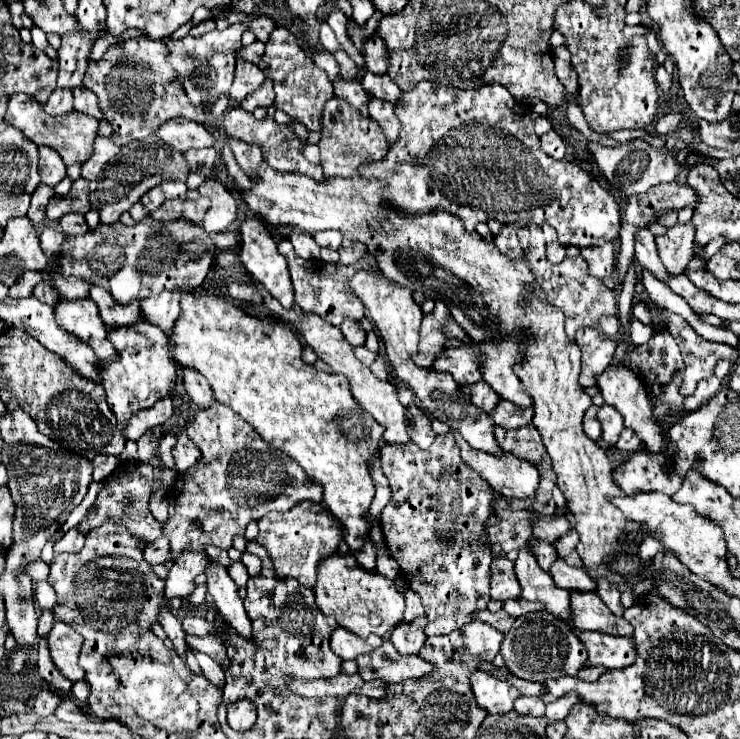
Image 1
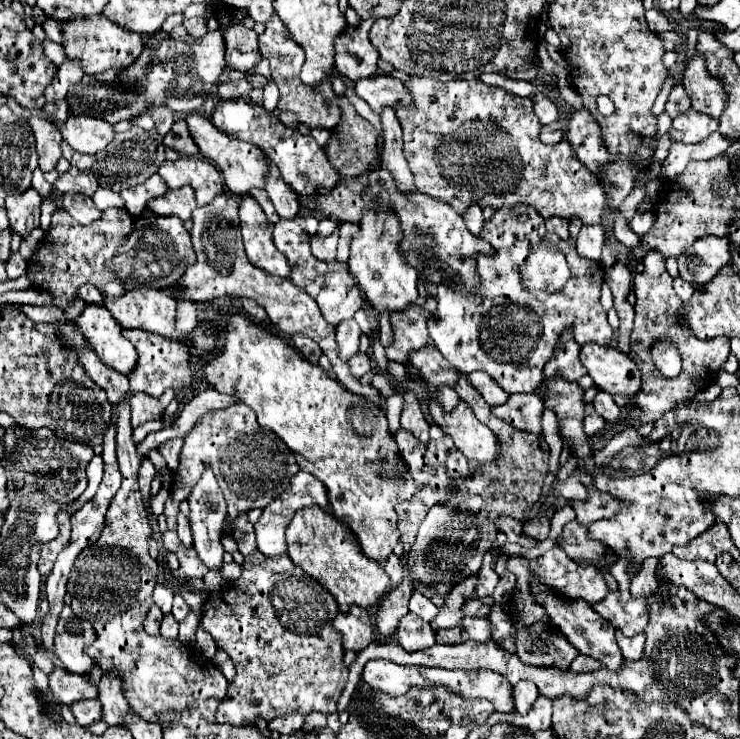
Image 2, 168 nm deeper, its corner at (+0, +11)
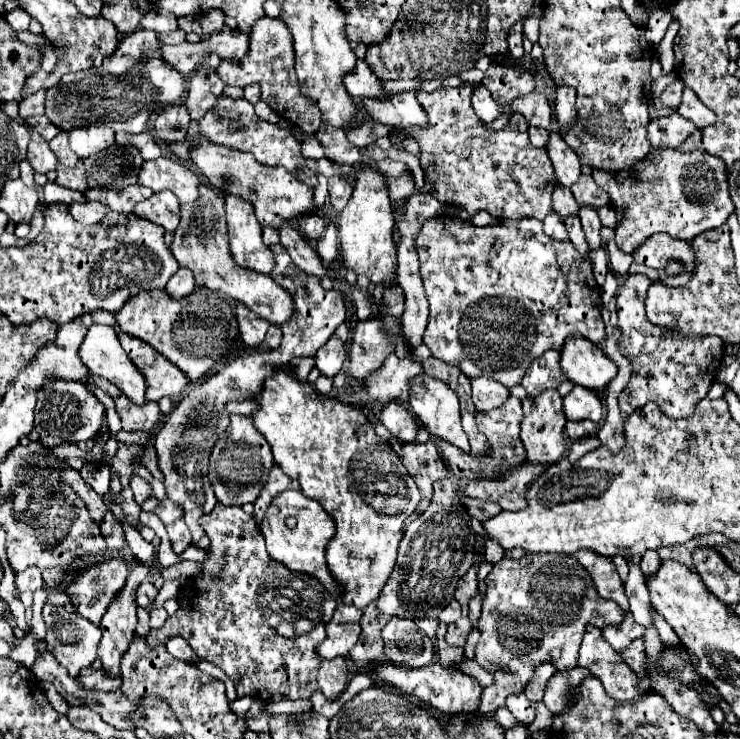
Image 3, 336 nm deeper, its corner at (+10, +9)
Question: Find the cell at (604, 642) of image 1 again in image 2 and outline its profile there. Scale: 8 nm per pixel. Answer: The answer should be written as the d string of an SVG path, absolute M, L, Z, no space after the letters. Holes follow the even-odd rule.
M616 633L616 641L618 641L618 647L622 651L622 657L630 661L630 659L640 659L642 657L646 635L638 633L638 637L622 637L622 633Z

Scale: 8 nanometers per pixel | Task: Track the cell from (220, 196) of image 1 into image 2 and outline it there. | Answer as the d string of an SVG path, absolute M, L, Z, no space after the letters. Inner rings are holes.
M184 157L180 161L164 161L160 171L162 179L170 189L178 189L180 185L190 183L196 191L198 205L208 205L218 193L224 193L224 181L220 171L198 157Z

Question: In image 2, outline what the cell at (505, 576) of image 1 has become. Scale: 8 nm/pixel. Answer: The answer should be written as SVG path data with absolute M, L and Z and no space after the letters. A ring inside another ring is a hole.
M494 549L494 551L488 551L484 555L484 561L482 561L482 567L478 571L478 585L476 585L476 595L478 597L486 597L486 595L492 595L498 581L500 581L500 575L492 569L492 563L494 559L500 555L502 551L500 549Z

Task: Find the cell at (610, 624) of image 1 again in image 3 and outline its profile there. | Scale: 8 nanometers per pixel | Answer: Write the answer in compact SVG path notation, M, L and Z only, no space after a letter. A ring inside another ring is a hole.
M628 613L626 619L624 619L624 623L622 623L620 627L604 627L602 633L604 633L604 639L612 645L612 649L622 651L622 649L628 647L634 639L638 639L638 637L644 635L644 627L640 627L640 625L632 619L632 615Z

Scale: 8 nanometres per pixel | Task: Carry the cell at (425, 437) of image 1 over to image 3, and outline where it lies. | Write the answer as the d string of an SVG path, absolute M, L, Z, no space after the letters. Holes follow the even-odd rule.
M388 403L380 413L380 421L394 437L402 441L414 441L418 433L416 419L400 403Z

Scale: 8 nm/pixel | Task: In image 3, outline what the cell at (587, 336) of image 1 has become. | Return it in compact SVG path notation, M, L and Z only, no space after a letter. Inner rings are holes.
M548 350L531 363L524 379L522 379L522 383L520 383L526 389L528 395L536 397L542 391L556 389L560 383L566 381L558 359L560 359L558 351Z

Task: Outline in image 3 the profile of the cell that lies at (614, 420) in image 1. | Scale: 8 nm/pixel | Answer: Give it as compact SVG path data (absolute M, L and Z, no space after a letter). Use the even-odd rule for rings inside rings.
M574 387L566 397L564 397L564 415L568 421L584 421L590 419L598 423L602 419L602 401L592 389L584 387Z

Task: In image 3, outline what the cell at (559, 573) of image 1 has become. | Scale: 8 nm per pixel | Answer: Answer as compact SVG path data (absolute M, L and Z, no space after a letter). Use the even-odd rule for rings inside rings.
M524 555L520 559L502 559L492 567L492 571L486 577L486 593L482 601L482 617L478 621L478 631L480 631L480 641L476 645L476 661L480 667L484 667L488 673L494 675L494 683L490 687L484 687L482 691L482 703L480 711L494 715L496 709L504 707L504 701L512 693L524 691L526 683L532 677L532 671L540 663L554 663L558 671L572 669L576 667L578 659L578 649L584 637L586 625L594 627L618 627L624 621L624 611L608 599L600 599L596 595L596 587L570 555Z

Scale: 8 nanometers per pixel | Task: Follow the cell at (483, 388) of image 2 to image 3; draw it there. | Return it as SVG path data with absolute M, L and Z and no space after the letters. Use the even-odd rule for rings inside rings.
M488 377L472 379L472 399L474 399L474 405L478 411L496 409L496 407L504 405L508 397L510 397L510 393L502 383L488 379Z

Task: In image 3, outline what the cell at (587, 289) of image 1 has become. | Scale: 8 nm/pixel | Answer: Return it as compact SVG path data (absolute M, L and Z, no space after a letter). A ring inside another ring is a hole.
M444 213L440 219L428 219L428 223L424 223L420 235L416 235L416 249L420 255L420 277L430 303L430 319L424 333L426 347L432 351L432 357L456 365L470 379L490 377L512 387L522 381L534 357L540 357L548 349L560 351L568 335L580 333L592 343L604 339L600 293L596 279L592 277L590 259L580 255L570 241L548 237L538 219L502 221L500 225L478 227L456 215ZM532 277L536 291L560 299L556 307L544 307L544 303L536 303L536 299L532 299L532 303L522 299L522 291L532 291Z

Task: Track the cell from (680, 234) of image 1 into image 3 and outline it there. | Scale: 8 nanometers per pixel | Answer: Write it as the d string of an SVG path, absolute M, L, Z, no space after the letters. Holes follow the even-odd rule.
M630 275L626 277L616 297L618 301L616 329L620 329L622 333L620 351L624 353L624 357L630 359L634 371L626 389L618 397L620 409L622 413L630 415L648 401L654 401L672 419L688 417L692 415L696 403L708 395L712 383L716 381L716 375L724 359L724 341L716 337L680 335L648 322L644 311L644 299L650 285L652 281L646 275Z

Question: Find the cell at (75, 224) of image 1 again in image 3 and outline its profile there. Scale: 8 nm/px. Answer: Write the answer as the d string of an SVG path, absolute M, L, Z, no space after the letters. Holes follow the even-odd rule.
M86 201L86 203L72 203L70 211L74 215L74 219L82 225L92 225L98 223L100 219L104 219L104 215L110 211L108 205L104 203L96 203L96 201Z

